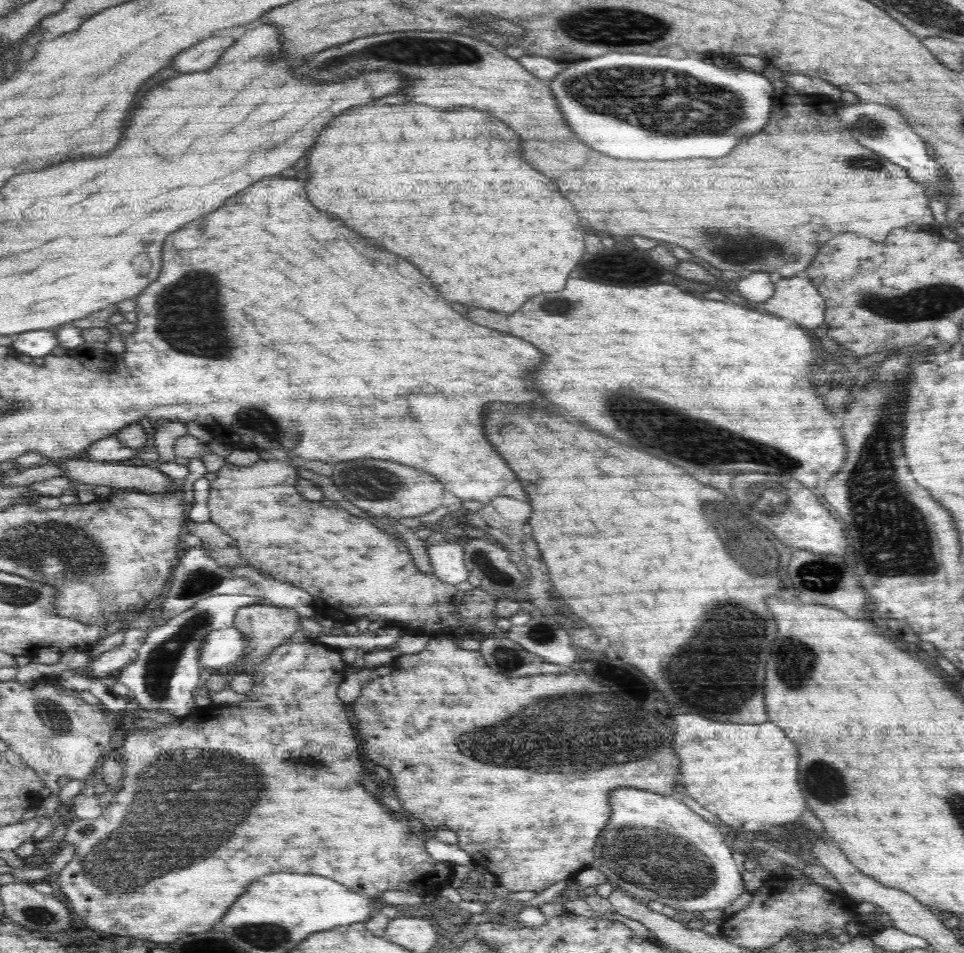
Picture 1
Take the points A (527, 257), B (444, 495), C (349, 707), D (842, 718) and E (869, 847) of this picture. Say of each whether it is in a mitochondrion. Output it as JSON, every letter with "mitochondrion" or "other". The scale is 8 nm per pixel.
{"A":"other","B":"other","C":"other","D":"other","E":"other"}

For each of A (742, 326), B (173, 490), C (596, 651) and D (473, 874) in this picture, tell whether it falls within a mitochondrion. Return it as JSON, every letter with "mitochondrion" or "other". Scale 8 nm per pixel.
{"A":"other","B":"other","C":"other","D":"other"}

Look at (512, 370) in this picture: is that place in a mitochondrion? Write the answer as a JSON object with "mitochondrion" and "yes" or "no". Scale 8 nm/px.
{"mitochondrion":"no"}

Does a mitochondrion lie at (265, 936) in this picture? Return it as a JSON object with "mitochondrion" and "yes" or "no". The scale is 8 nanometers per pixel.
{"mitochondrion":"yes"}

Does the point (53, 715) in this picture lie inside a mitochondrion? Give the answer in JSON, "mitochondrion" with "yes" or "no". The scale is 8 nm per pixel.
{"mitochondrion":"yes"}

